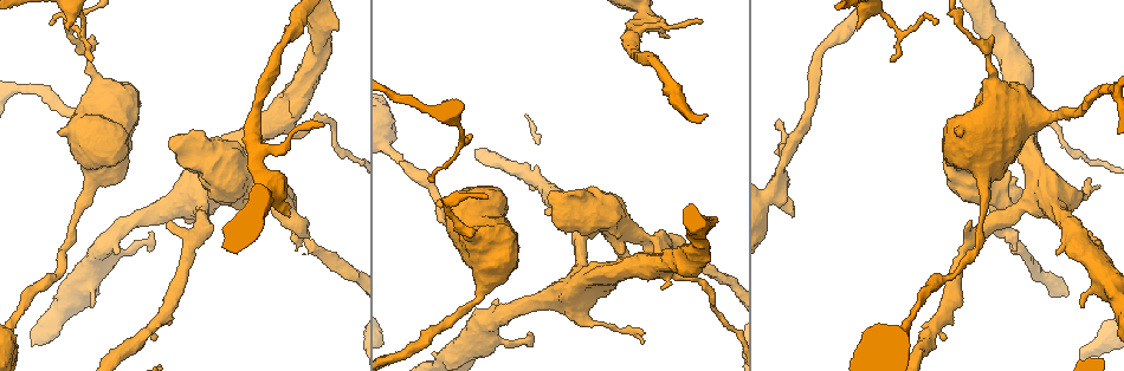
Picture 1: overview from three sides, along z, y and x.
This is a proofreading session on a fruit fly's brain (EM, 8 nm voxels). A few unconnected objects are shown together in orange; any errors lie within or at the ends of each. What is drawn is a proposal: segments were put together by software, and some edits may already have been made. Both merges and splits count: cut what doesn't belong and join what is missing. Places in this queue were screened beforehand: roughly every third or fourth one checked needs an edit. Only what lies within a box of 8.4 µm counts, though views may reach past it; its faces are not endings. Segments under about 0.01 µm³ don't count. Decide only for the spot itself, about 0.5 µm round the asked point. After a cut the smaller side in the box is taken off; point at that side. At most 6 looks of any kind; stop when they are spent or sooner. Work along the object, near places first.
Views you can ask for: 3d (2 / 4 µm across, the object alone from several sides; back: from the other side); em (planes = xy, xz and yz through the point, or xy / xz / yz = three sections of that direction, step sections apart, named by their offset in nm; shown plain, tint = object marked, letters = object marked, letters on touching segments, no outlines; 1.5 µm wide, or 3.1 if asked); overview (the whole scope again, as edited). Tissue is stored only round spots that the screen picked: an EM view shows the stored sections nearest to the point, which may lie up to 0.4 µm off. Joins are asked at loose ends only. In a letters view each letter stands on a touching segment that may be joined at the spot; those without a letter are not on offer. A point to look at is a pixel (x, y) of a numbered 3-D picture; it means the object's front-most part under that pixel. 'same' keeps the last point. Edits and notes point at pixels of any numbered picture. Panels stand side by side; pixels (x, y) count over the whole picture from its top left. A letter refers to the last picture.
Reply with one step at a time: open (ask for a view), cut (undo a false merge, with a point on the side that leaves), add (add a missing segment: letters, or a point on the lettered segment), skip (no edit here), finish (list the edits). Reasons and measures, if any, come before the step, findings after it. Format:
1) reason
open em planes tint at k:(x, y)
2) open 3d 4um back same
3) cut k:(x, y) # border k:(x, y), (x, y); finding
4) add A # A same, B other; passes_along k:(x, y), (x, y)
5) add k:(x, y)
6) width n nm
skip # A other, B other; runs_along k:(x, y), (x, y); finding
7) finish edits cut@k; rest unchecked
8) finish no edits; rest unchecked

branch stops here
open 3d 2um at 1:(1011, 205)

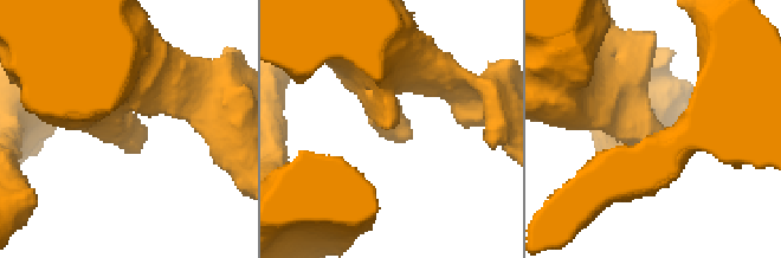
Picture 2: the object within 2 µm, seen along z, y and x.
open em xz step 8 letters at 2:(411, 137)

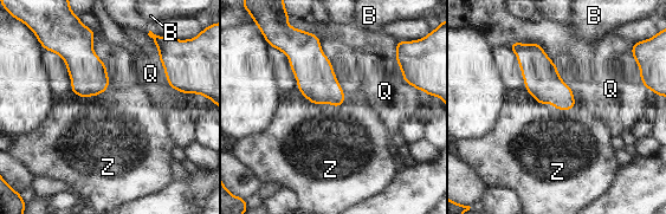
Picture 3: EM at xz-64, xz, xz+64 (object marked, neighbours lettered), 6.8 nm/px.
skip # B other, Q other, Z other; border 3:(109, 83), (103, 91), (83, 98); no lettered segment goes on from it

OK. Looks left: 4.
branch stops here
open em planes letters at 1:(168, 221)

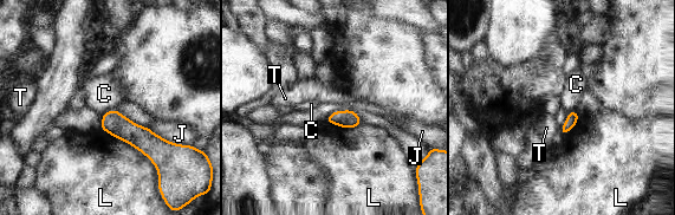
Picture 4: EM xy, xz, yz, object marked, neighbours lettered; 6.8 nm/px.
skip # C other, J other, L other, T other; runs_along 4:(105, 117), (151, 145), (168, 145); none of them fits

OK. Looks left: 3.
free end
open 3d 2um back at 1:(891, 62)

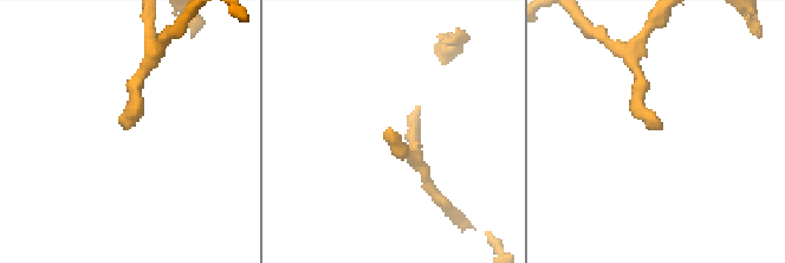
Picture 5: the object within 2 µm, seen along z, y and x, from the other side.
open em yz step 8 tint at 5:(392, 130)

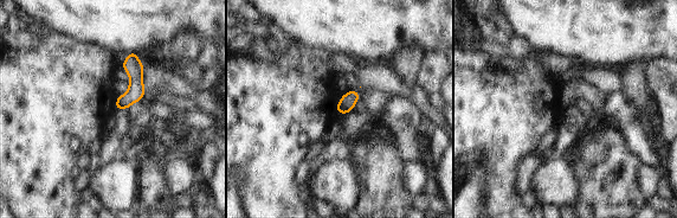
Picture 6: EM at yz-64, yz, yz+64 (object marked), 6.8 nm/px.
cut it another way
open em xz step 8 letters same

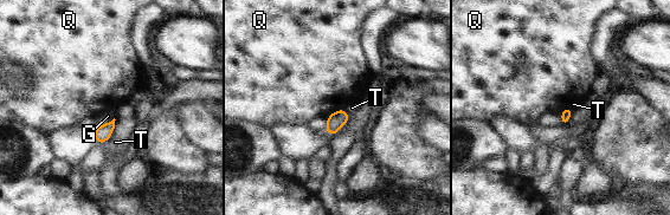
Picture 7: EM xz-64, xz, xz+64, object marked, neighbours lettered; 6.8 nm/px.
skip # G other, Q other, T other; none of them fits

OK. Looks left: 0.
finish no edits; rest unchecked

